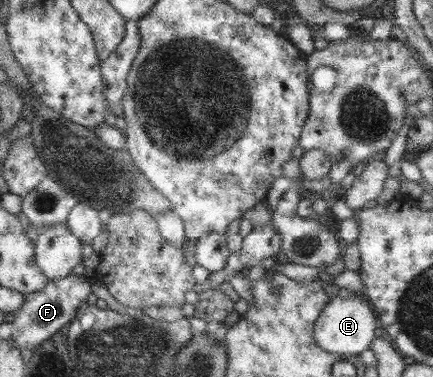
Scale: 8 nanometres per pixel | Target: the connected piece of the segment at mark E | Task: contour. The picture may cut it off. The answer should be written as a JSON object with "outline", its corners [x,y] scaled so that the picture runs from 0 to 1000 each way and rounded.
{"outline":[[[774,782],[741,820],[721,867],[727,910],[755,936],[788,942],[827,942],[850,926],[857,902],[873,886],[875,857],[848,788],[815,782],[808,793],[788,793]]]}

